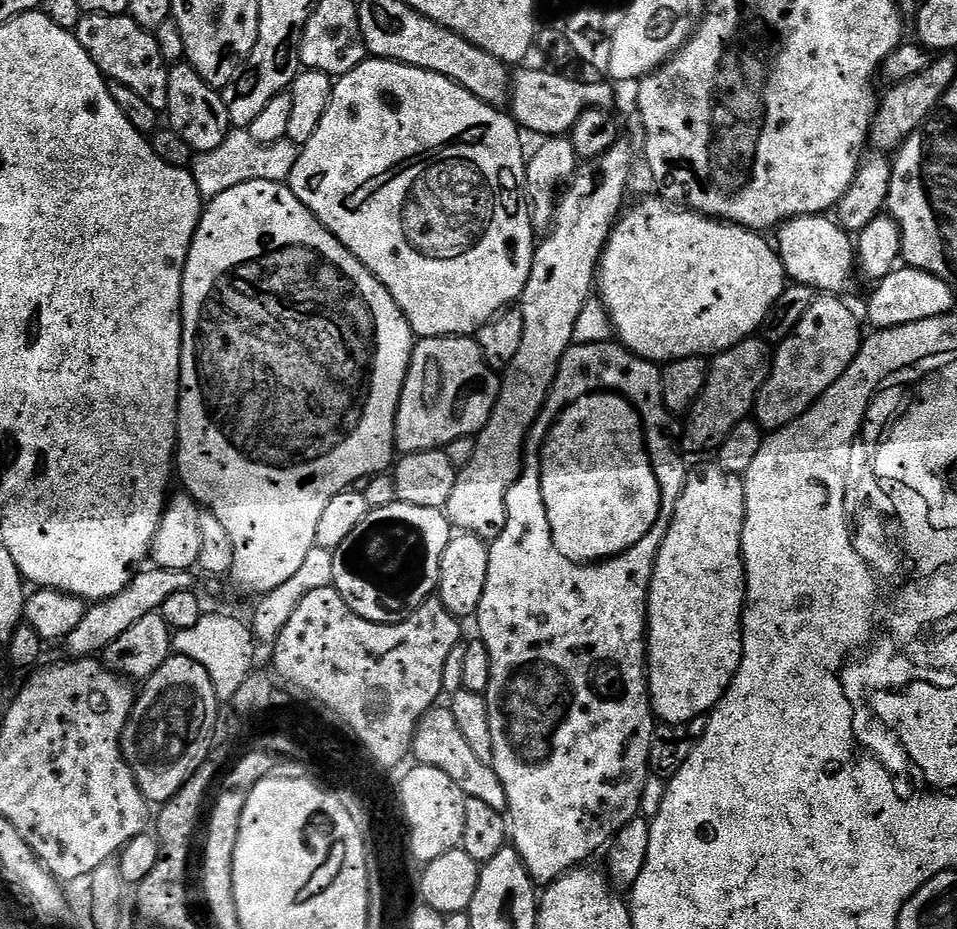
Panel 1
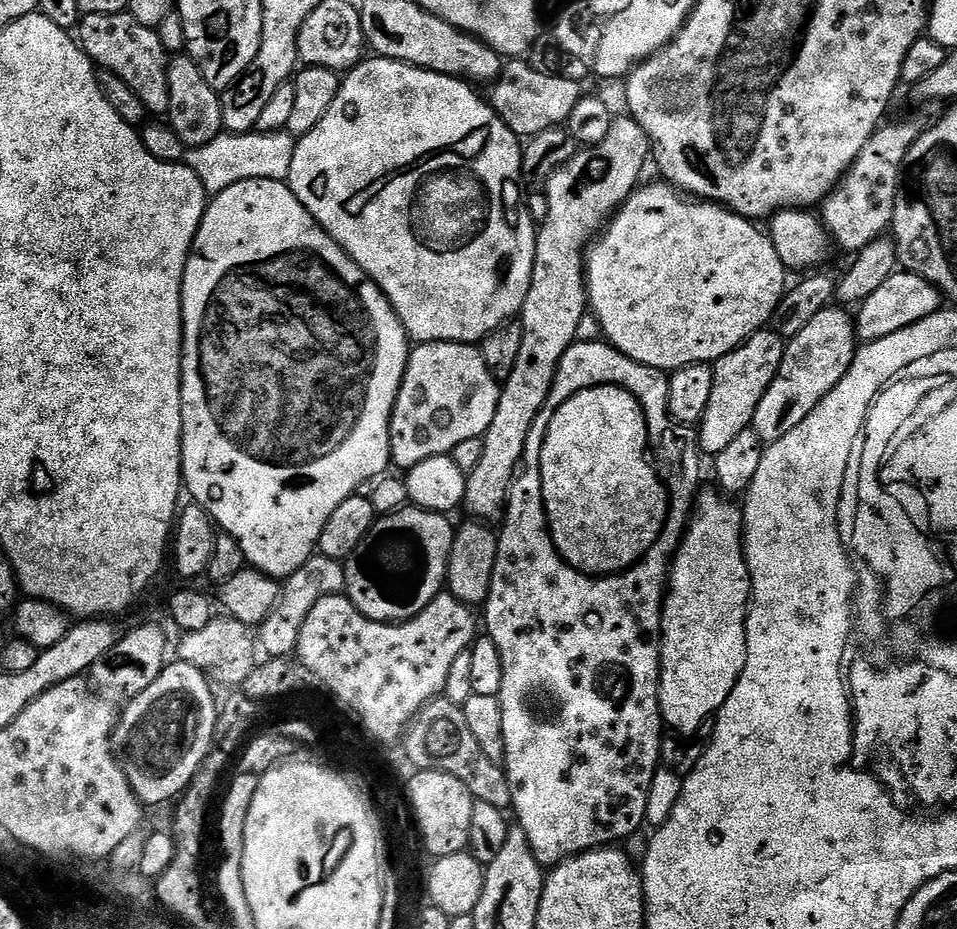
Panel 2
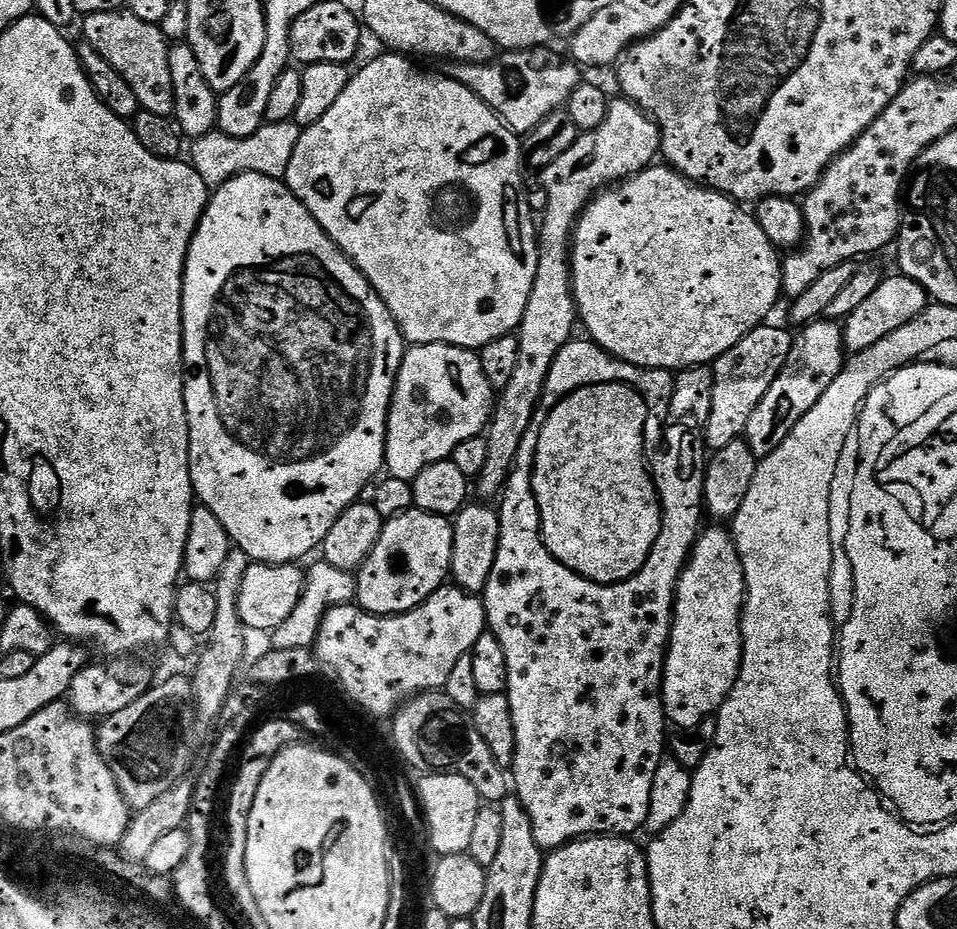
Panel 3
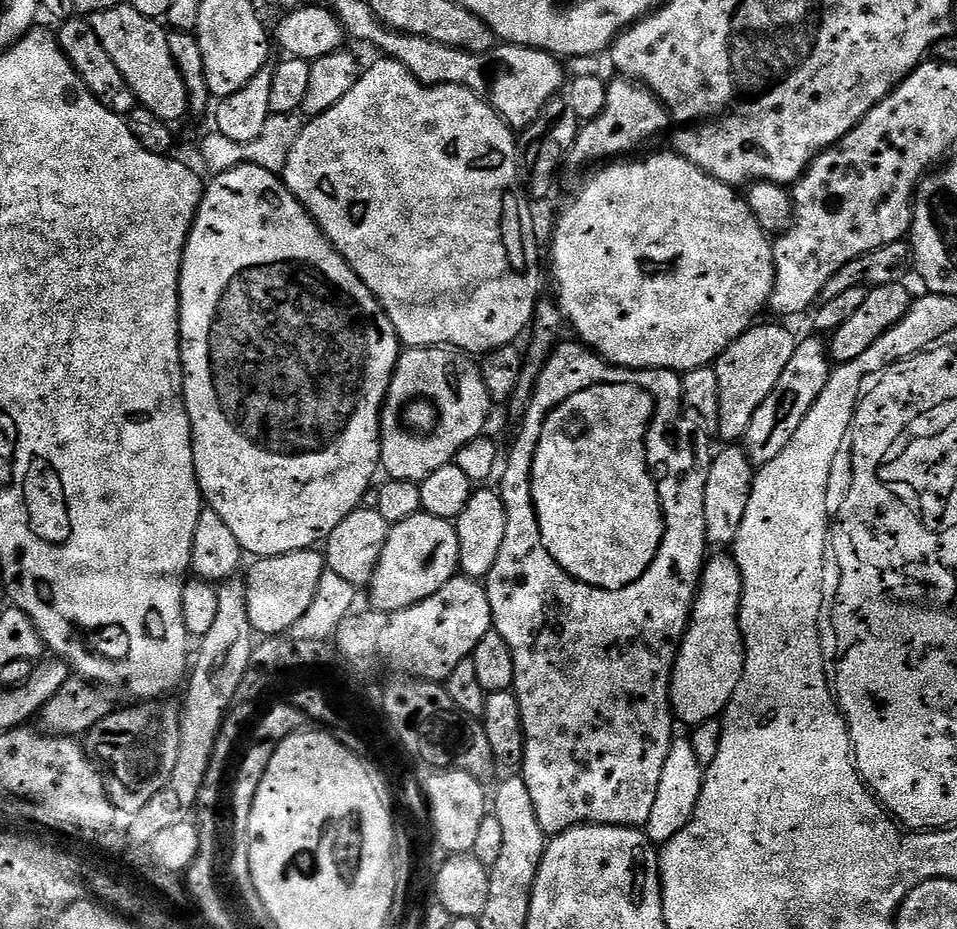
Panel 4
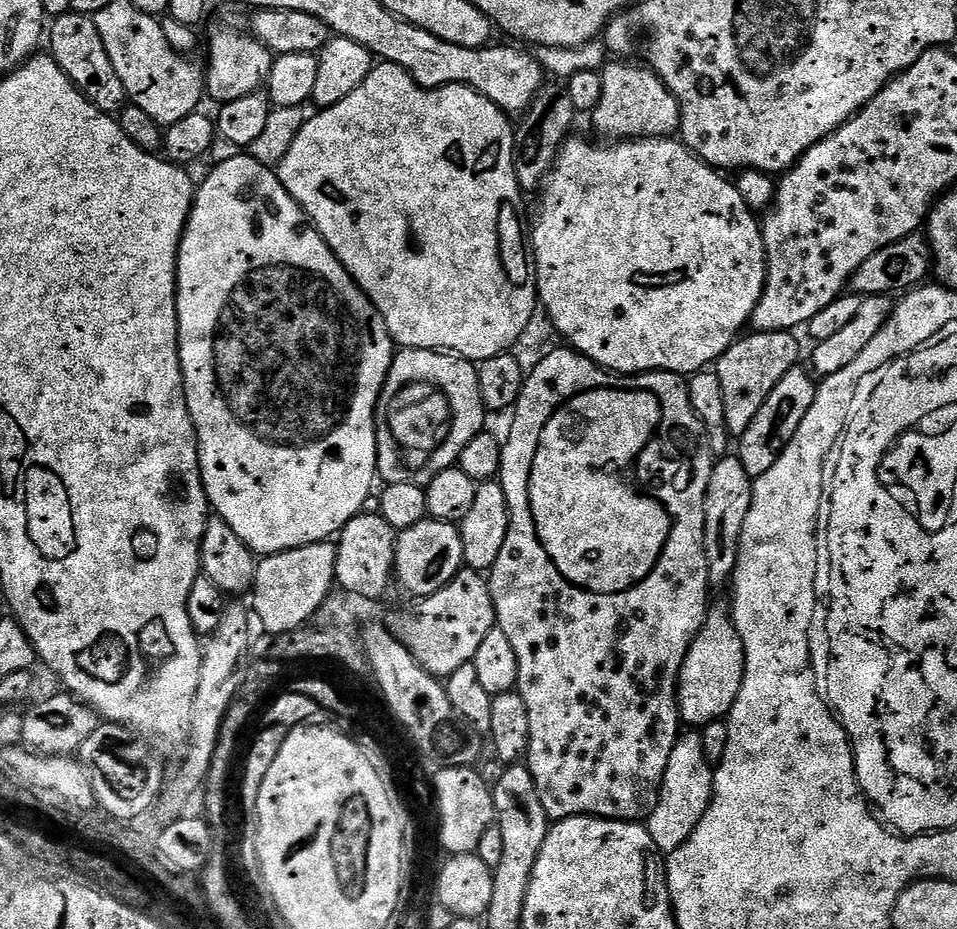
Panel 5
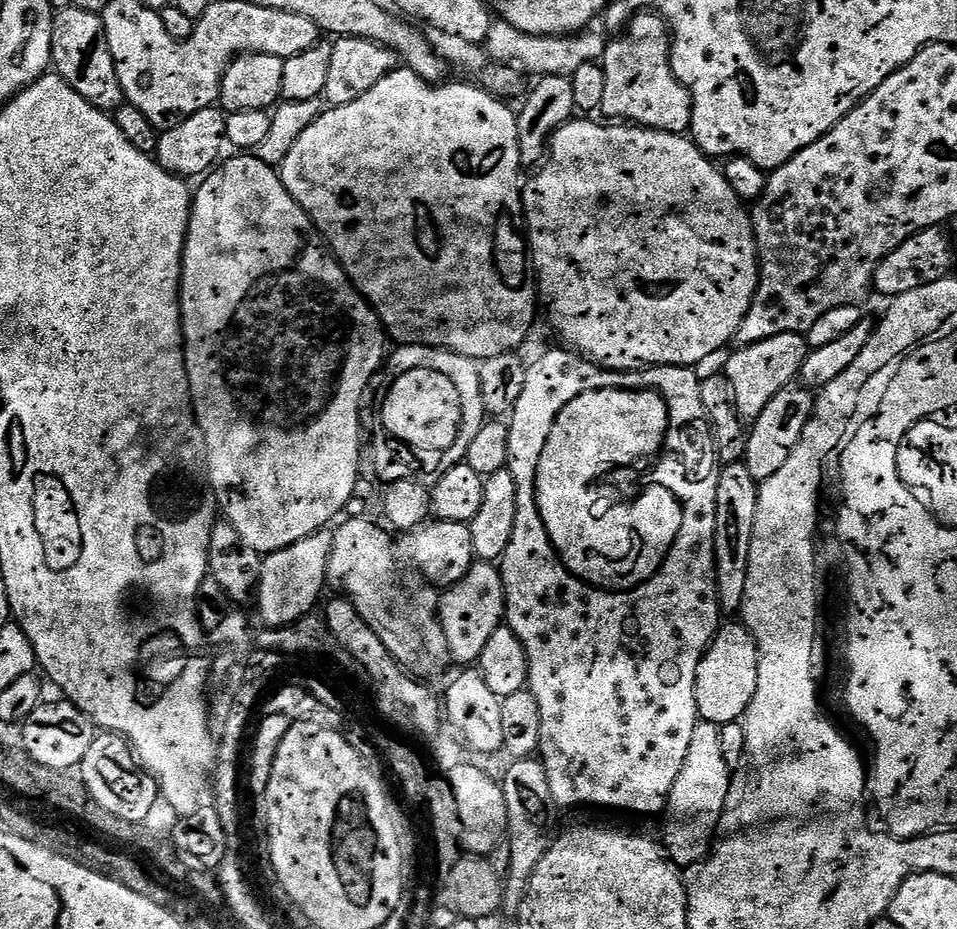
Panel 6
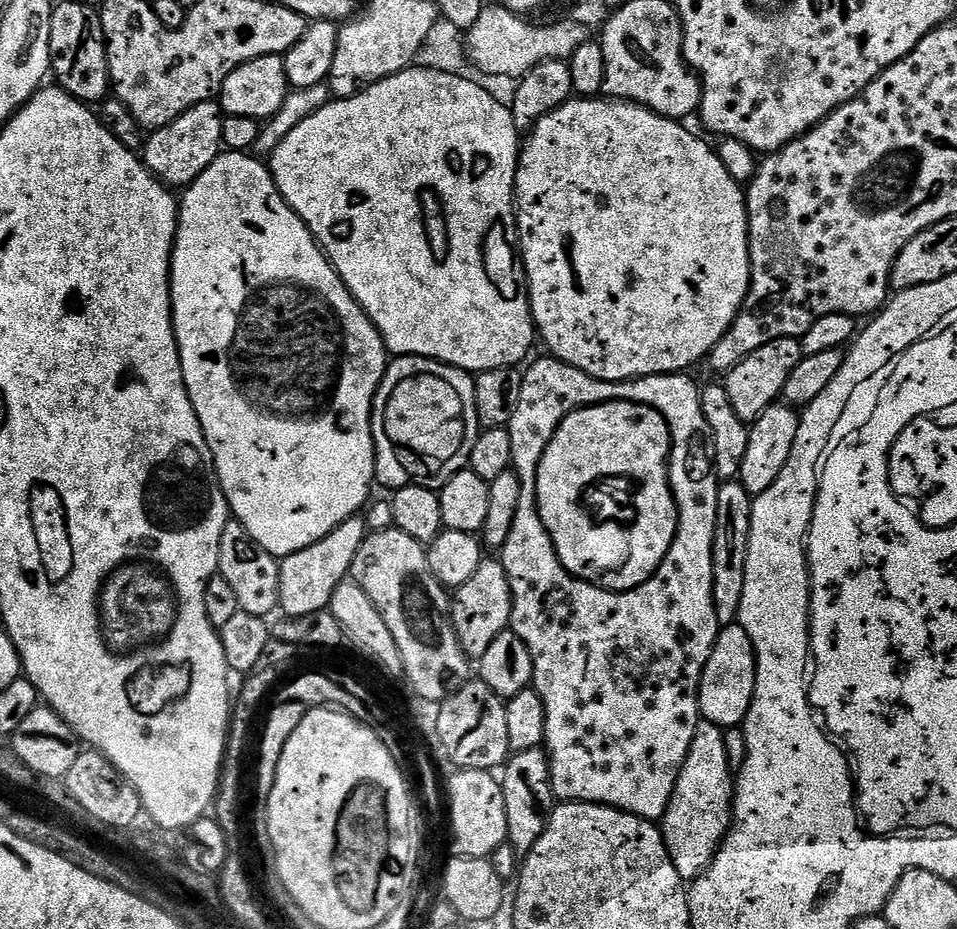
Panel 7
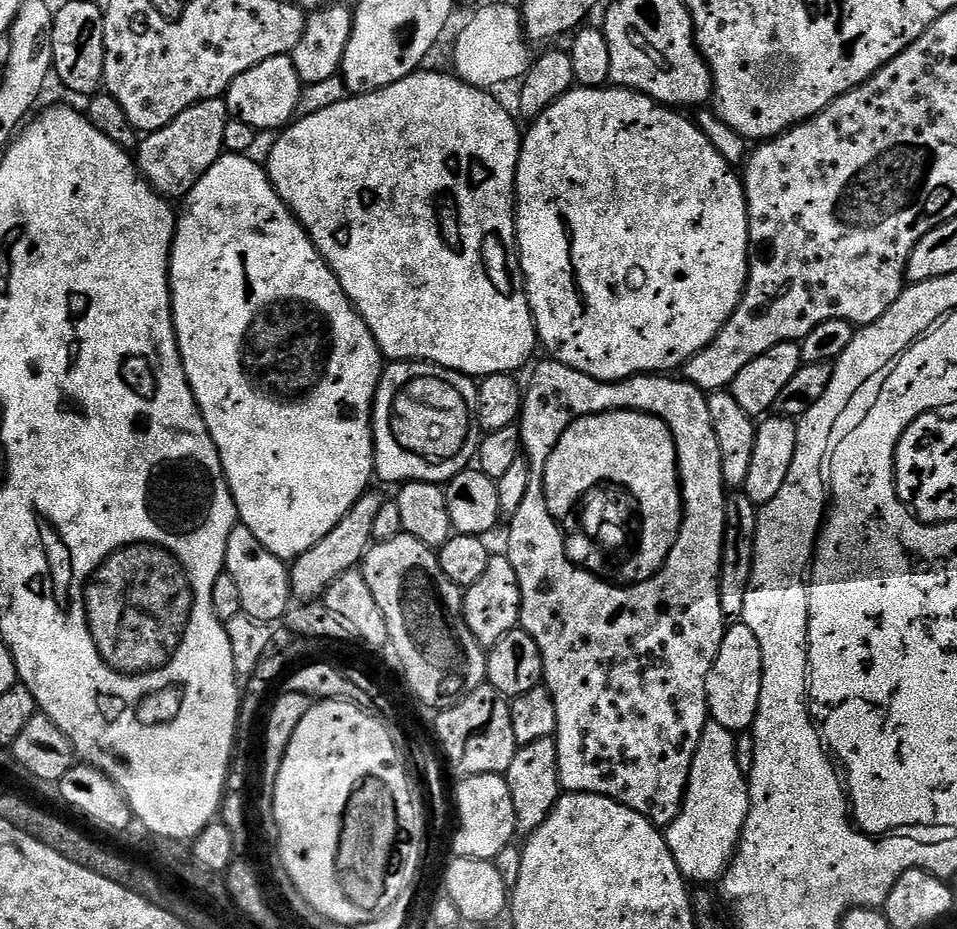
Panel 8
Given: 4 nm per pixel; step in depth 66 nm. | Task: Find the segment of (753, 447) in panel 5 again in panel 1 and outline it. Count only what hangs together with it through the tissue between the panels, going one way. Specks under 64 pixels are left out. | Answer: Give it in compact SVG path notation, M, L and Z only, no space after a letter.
M820 294L812 301L806 318L798 324L794 334L775 349L772 372L756 398L754 419L765 433L779 432L806 414L854 362L860 352L862 335L856 316L832 294Z

